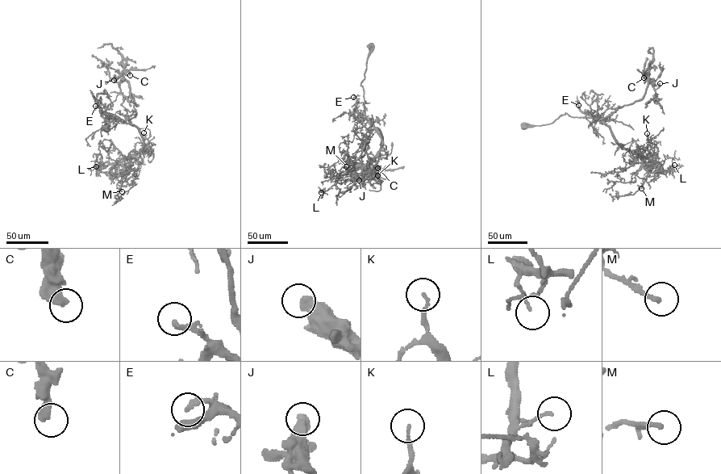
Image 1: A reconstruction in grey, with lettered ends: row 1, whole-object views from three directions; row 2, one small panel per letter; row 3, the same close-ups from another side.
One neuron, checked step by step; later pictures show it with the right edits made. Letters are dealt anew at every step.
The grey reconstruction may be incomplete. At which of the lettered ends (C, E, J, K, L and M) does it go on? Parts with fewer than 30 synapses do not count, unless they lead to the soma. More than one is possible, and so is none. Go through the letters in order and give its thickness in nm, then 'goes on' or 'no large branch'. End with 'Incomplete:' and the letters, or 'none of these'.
C: 360 nm thick; no large branch
E: 220 nm thick; no large branch
J: 480 nm thick; no large branch
K: 150 nm thick; no large branch
L: 100 nm thick; no large branch
M: 190 nm thick; no large branch
Incomplete: none of these

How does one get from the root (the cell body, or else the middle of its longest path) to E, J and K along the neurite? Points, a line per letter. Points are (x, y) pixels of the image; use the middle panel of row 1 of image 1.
E: (371, 46), (364, 77), (360, 85), (364, 92), (364, 114), (358, 111), (357, 99), (353, 97)
J: (371, 46), (360, 85), (365, 118), (380, 131), (383, 140), (374, 171), (359, 180)
K: (371, 46), (360, 85), (365, 118), (381, 140), (375, 159), (377, 175)

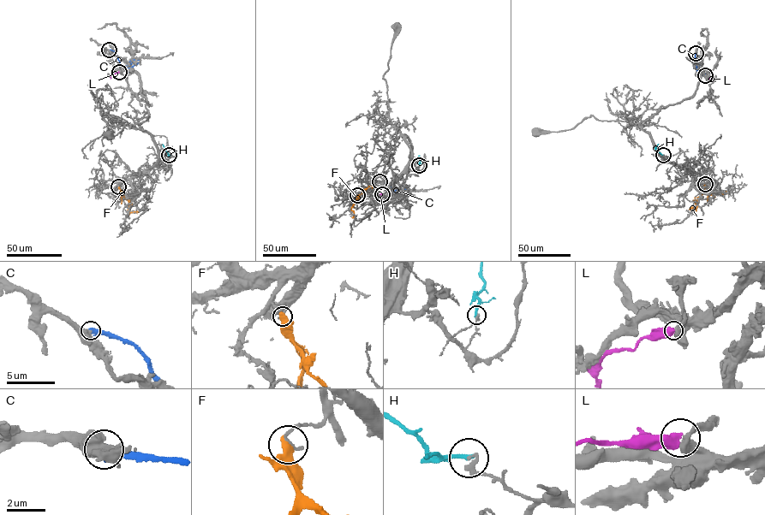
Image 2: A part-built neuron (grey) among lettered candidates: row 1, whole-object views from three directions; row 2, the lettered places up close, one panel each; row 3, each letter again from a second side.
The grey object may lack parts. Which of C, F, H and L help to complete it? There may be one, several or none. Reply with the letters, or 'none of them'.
none of them

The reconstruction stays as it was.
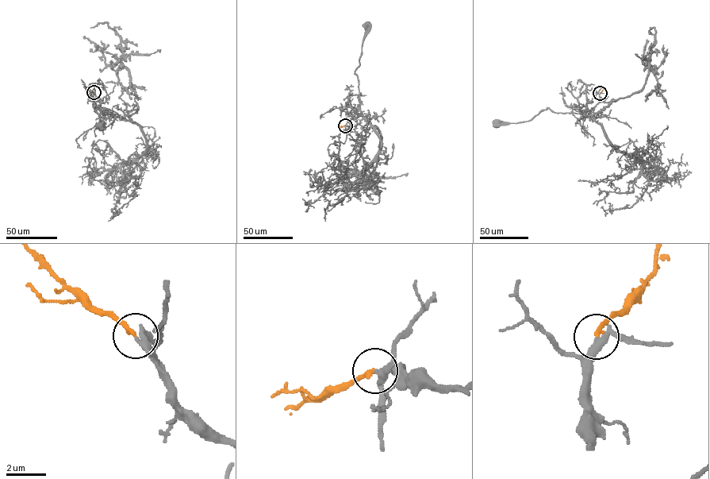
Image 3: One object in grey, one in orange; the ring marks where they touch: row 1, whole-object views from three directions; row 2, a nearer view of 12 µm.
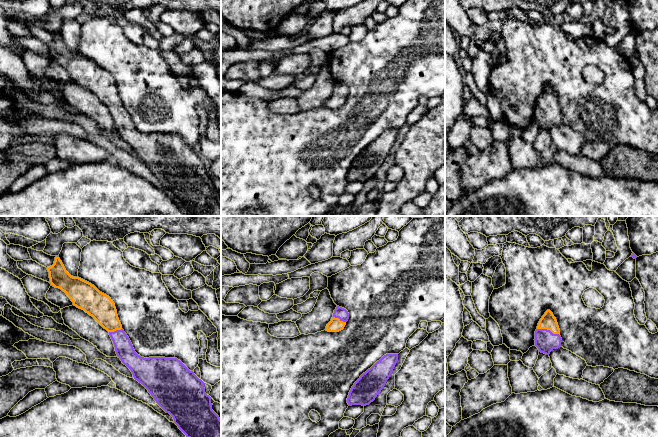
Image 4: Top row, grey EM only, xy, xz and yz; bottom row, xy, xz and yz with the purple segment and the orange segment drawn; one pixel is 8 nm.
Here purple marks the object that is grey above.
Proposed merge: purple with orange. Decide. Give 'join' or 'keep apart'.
join

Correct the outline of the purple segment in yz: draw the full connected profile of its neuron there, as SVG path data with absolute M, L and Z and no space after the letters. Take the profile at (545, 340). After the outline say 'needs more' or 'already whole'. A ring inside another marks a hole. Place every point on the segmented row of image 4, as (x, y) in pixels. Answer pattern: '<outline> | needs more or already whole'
M547 310L540 319L534 340L539 352L546 355L549 355L553 349L561 347L560 329L556 318L550 310Z | needs more

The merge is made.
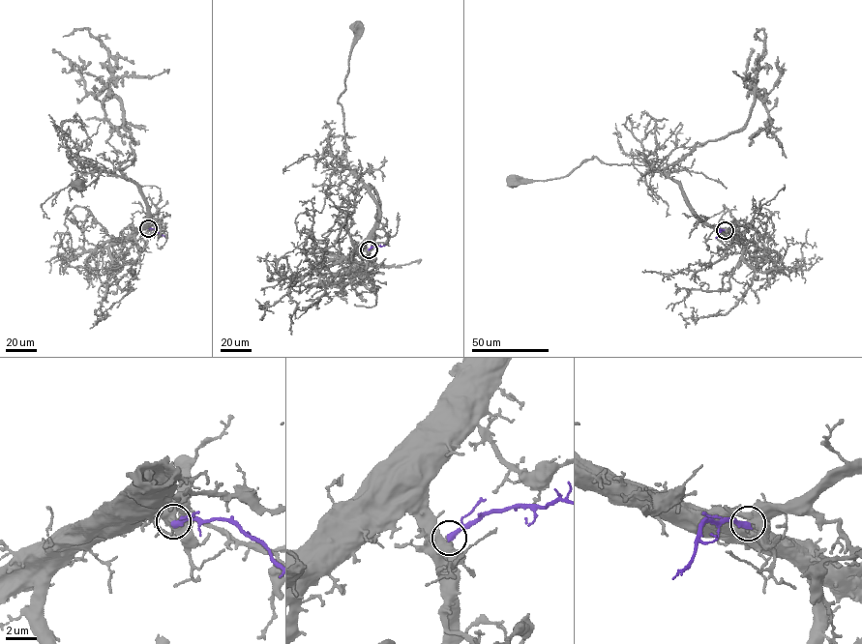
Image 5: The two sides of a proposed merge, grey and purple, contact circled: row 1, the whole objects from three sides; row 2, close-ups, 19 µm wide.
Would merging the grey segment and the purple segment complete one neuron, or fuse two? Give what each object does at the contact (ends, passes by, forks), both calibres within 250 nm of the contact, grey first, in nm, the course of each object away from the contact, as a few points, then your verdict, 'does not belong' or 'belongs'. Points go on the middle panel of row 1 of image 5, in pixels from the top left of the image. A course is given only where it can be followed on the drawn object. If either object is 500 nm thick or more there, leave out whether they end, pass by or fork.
grey passes by | purple ends | 480/360 nm | grey via (368, 249), (367, 236), (376, 226), (379, 207), (350, 168), (338, 102), (358, 27) | purple via (369, 249), (385, 246) | does not belong

